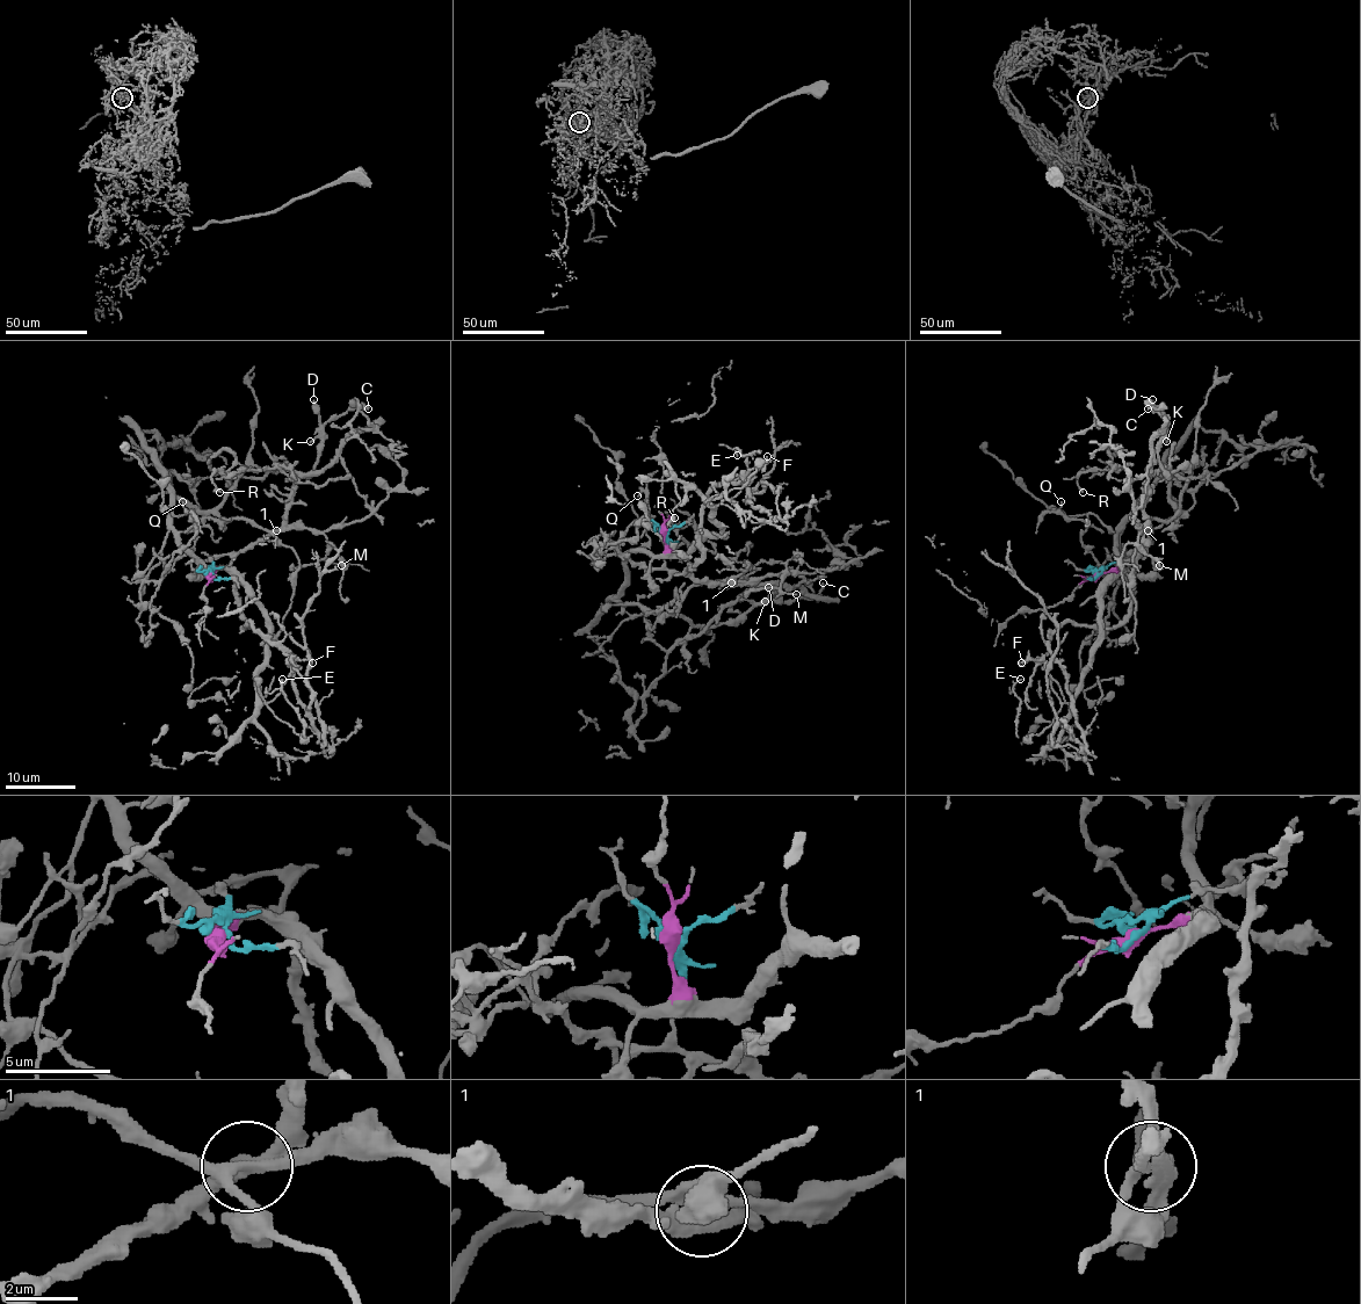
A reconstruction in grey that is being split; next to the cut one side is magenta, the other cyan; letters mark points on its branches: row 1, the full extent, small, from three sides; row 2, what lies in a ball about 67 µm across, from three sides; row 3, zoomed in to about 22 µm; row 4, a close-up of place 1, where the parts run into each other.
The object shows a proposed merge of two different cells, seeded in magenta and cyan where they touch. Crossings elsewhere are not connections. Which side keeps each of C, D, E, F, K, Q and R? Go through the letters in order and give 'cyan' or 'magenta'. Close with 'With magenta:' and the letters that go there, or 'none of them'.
C: magenta
D: magenta
E: magenta
F: cyan
K: magenta
Q: cyan
R: cyan
With magenta: C, D, E, K

